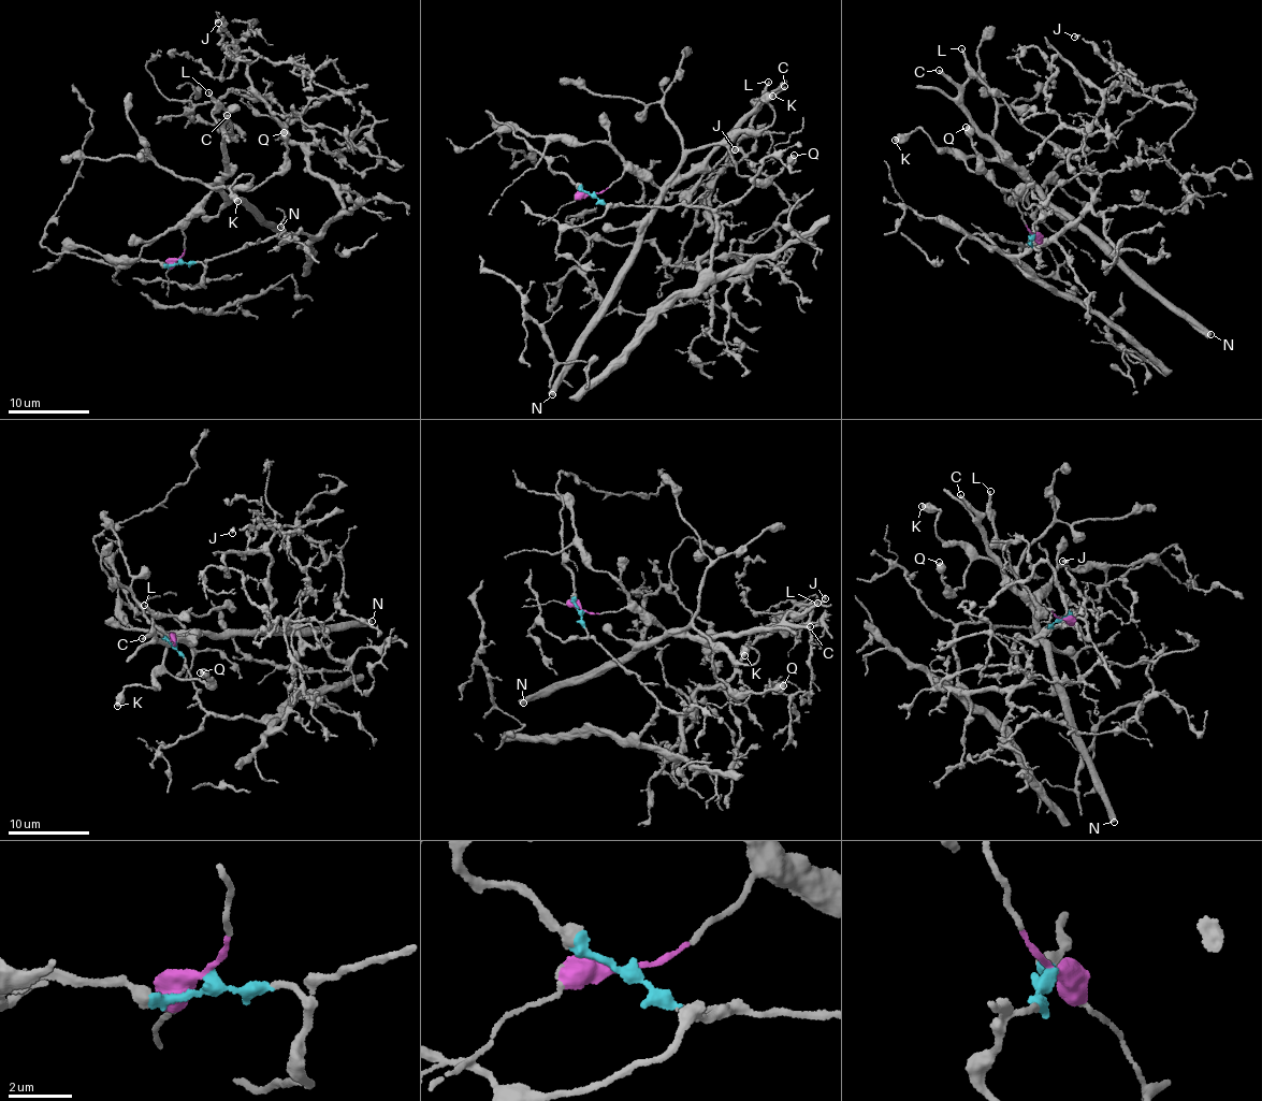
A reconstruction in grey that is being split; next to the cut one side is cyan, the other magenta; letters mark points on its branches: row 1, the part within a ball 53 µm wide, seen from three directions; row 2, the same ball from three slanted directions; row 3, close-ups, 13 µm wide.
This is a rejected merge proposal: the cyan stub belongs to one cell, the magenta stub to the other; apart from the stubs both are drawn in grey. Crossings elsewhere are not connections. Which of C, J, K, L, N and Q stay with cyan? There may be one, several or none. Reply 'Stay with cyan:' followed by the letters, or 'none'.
Stay with cyan: J

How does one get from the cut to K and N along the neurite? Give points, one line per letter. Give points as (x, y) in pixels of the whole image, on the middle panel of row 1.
K: (593, 194), (628, 169), (661, 188), (696, 148), (759, 132), (773, 118), (772, 106), (762, 100), (772, 96)
N: (593, 194), (606, 188), (628, 169), (657, 188), (659, 196), (635, 257), (604, 316), (585, 335), (553, 395)

